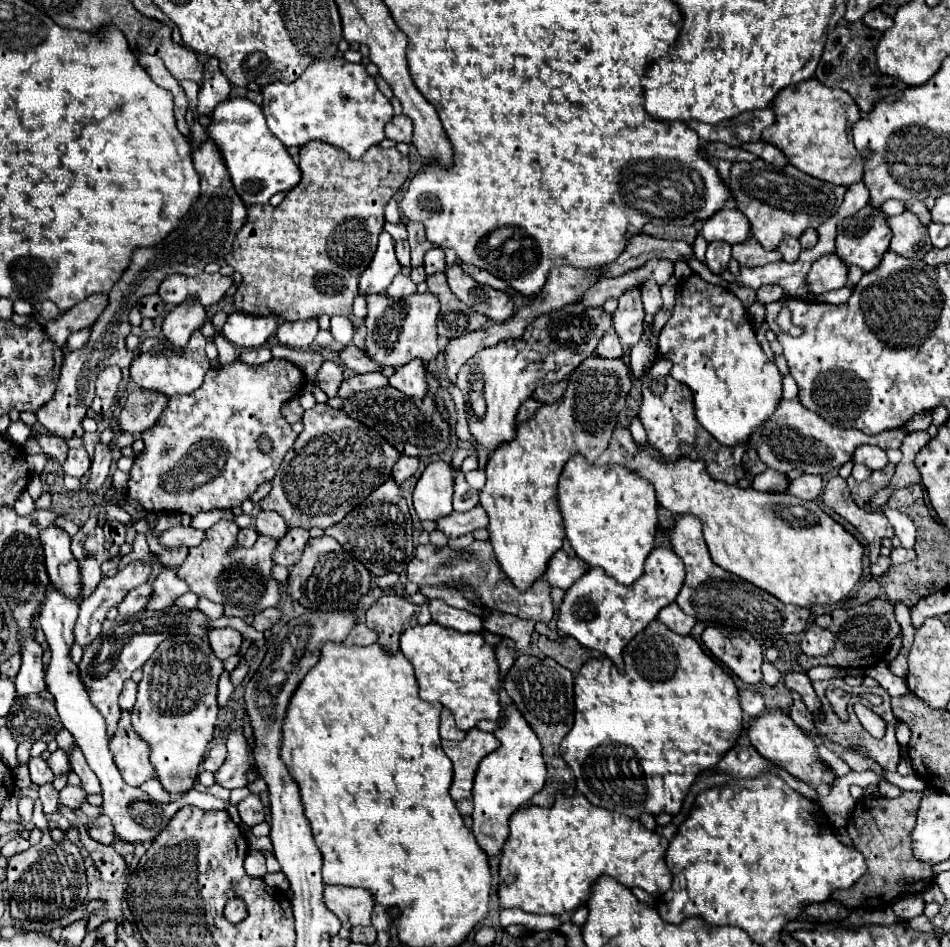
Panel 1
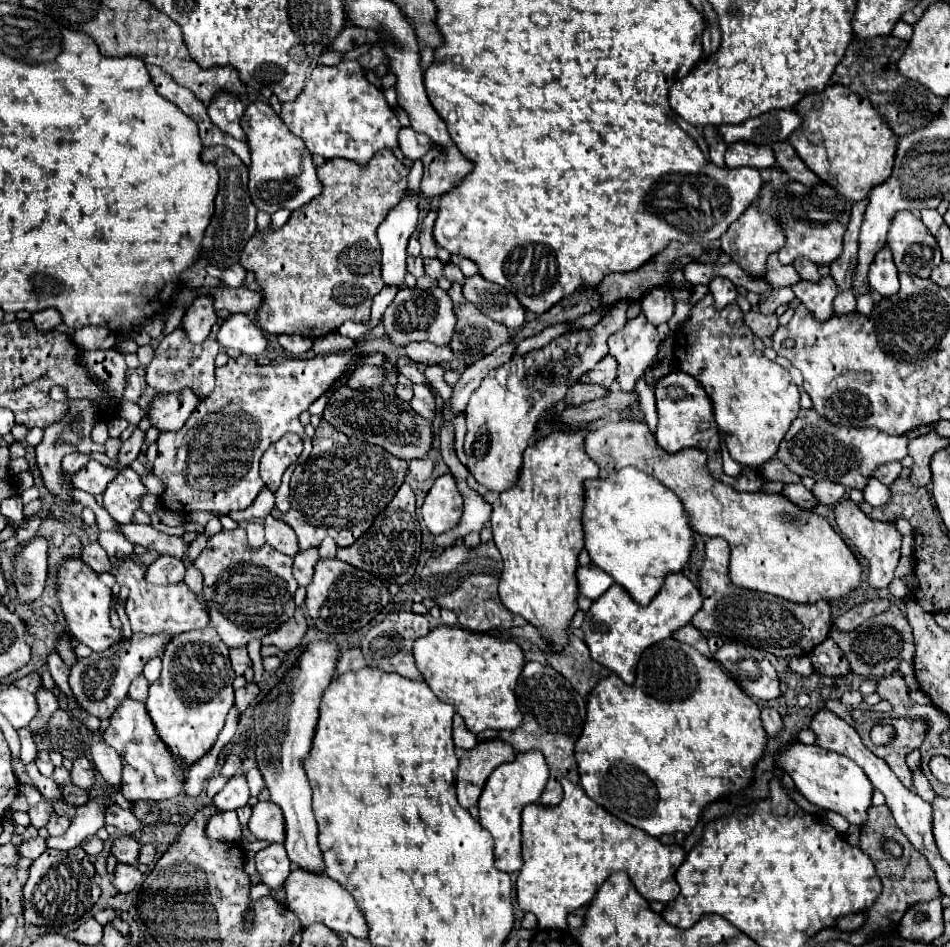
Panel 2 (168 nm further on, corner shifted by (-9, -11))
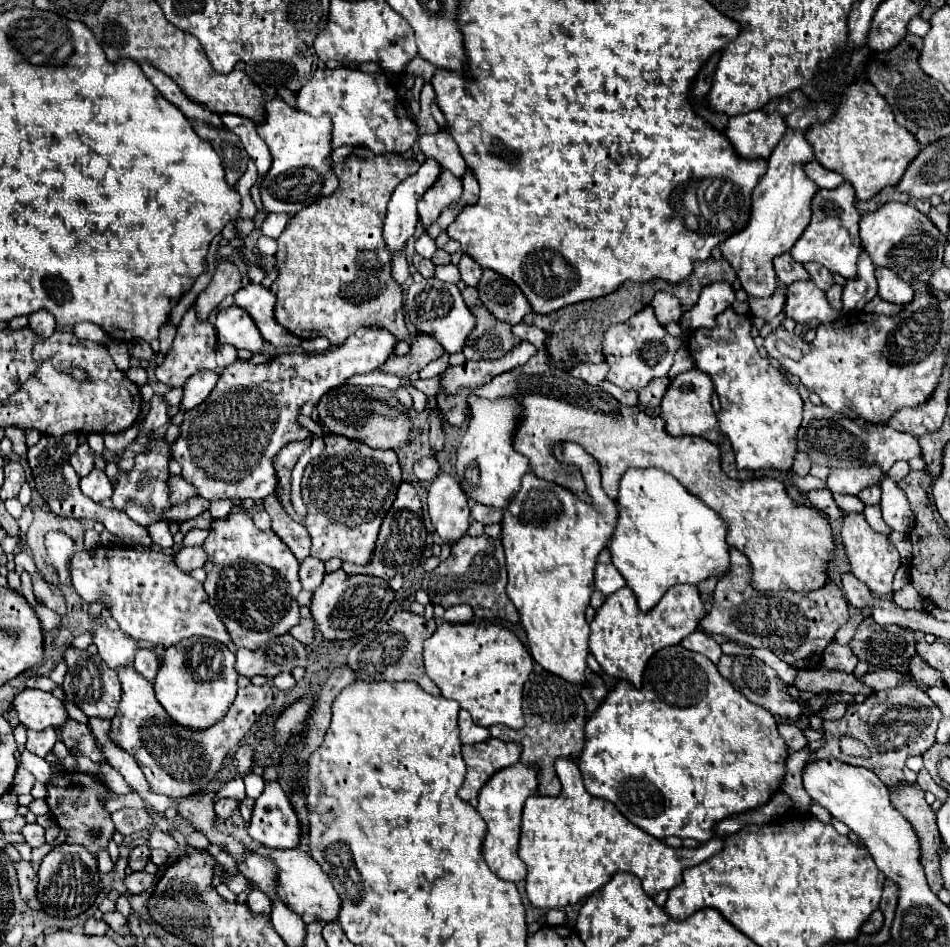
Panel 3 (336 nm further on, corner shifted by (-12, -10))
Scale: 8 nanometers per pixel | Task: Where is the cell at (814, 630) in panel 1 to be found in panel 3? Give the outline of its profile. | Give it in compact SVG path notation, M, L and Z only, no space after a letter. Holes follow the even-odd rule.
M832 642L824 650L824 666L830 670L840 670L852 674L858 664L858 658L852 654L850 646L840 646L838 642Z

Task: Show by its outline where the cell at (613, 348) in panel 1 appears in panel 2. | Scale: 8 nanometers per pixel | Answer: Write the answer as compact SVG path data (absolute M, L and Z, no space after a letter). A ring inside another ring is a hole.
M607 355L603 357L591 371L587 371L581 381L583 383L595 383L595 385L601 385L601 387L609 387L617 377L617 361Z

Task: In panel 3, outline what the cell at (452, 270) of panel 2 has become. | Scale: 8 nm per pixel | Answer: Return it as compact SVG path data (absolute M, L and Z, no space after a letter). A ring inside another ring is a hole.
M464 254L458 266L460 266L460 274L462 274L462 280L466 282L466 286L476 286L478 280L480 280L480 276L482 276L480 264L472 256Z

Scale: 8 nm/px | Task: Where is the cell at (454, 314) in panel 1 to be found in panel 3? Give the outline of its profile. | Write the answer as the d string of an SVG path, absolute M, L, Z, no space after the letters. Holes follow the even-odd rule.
M466 288L462 296L478 320L476 328L468 338L468 348L464 348L468 360L496 360L508 354L512 346L520 344L520 340L512 334L508 322L492 318L490 310L480 302L476 288Z

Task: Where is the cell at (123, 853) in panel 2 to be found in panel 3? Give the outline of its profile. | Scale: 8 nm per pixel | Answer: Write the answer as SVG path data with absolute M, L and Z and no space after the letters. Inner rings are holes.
M136 846L130 854L130 868L132 870L144 870L146 862L150 860L150 848L148 846Z

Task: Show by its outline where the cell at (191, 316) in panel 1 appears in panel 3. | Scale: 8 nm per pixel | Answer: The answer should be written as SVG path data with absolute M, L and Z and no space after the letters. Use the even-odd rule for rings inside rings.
M220 258L216 272L204 292L200 292L196 300L196 312L200 320L208 320L208 314L230 294L236 294L242 286L242 276L238 266L232 260Z

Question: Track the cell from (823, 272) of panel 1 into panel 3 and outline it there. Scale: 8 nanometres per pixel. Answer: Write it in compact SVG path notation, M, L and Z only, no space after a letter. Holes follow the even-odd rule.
M792 282L786 288L786 304L784 312L788 318L796 322L806 322L806 320L818 320L818 322L832 322L840 316L828 300L826 294L812 282Z

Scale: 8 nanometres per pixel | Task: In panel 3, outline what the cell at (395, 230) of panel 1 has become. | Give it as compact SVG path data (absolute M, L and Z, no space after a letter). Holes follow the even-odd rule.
M426 232L416 240L416 252L424 258L432 258L432 254L436 252L436 242L434 238L430 238Z

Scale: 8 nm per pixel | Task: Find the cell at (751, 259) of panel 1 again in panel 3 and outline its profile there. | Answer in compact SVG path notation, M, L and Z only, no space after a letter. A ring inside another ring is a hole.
M788 252L774 258L774 270L778 274L778 278L782 280L782 284L790 286L790 282L796 282L796 280L808 280L808 272L804 270L804 266L800 262L796 262Z

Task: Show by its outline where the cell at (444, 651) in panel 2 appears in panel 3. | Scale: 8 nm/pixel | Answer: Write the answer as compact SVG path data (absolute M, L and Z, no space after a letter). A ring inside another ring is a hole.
M474 620L464 624L442 624L436 628L436 632L424 642L424 666L426 674L432 678L432 682L440 688L444 698L456 700L460 708L468 710L476 724L490 728L492 724L506 724L510 728L524 728L524 716L522 716L522 688L532 672L532 656L528 654L526 646L518 640L518 636L494 622Z

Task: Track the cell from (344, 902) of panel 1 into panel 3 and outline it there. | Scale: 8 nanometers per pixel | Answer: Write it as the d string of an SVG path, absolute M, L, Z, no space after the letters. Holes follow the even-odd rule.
M258 848L260 856L270 858L276 864L276 886L274 892L276 896L290 908L294 910L306 924L312 922L334 922L338 920L340 912L340 898L336 890L332 888L332 882L328 874L324 874L318 866L318 862L304 850L294 848L294 850L274 850L274 848Z

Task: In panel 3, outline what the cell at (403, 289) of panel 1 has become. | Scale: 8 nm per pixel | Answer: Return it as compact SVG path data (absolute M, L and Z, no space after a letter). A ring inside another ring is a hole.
M446 264L446 266L436 266L436 278L444 280L444 282L452 282L452 284L458 284L460 280L460 270L456 264Z

